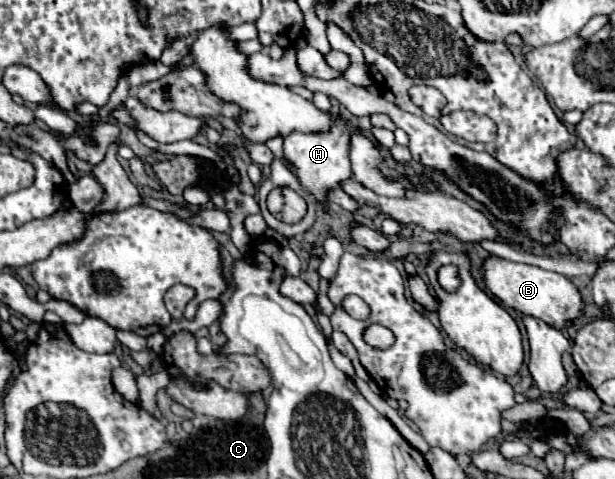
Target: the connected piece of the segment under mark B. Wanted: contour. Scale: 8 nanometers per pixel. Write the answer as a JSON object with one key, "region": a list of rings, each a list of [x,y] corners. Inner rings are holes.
{"region":[[[488,258],[484,262],[484,278],[486,286],[492,290],[496,298],[500,298],[506,306],[522,312],[524,316],[538,318],[546,322],[548,326],[554,328],[568,328],[574,318],[580,318],[584,314],[584,300],[578,292],[578,288],[562,274],[542,270],[538,266],[530,264],[518,264],[518,262],[508,262],[502,258]]]}

